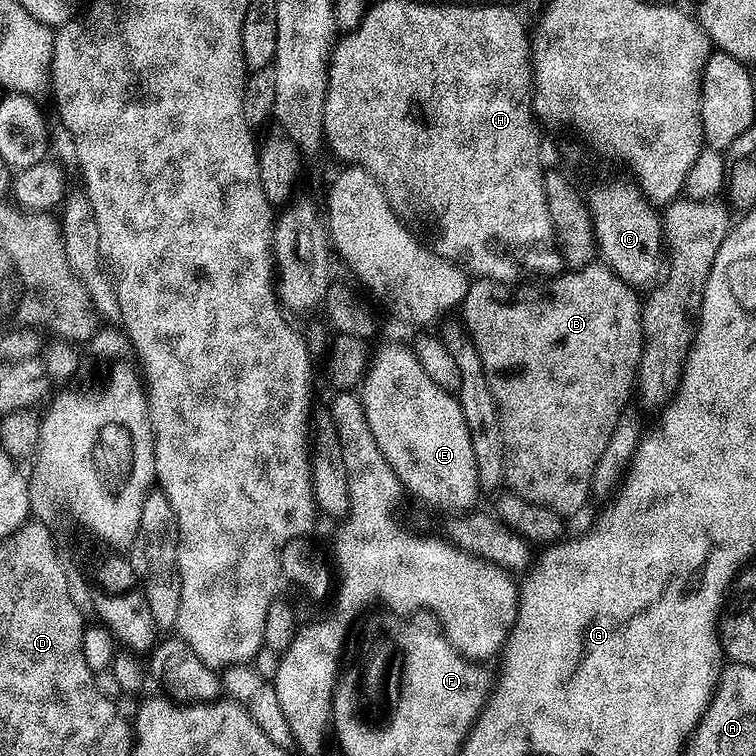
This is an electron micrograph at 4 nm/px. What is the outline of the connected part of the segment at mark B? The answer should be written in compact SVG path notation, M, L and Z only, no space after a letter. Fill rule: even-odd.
M593 262L585 268L564 270L547 278L532 278L517 284L483 278L473 279L469 283L462 305L465 328L463 331L478 350L478 358L482 358L482 370L486 370L486 382L490 382L490 390L494 394L494 402L500 415L504 443L504 478L507 487L526 502L546 506L546 510L554 510L559 516L571 518L575 512L582 511L584 503L590 500L594 466L598 466L598 458L602 458L606 451L610 434L614 434L614 426L618 426L620 416L631 405L628 403L631 400L633 403L636 392L636 377L644 353L644 331L640 321L644 309L641 297L636 297L636 292L637 289L633 285L622 282L622 278L615 276L603 262Z

